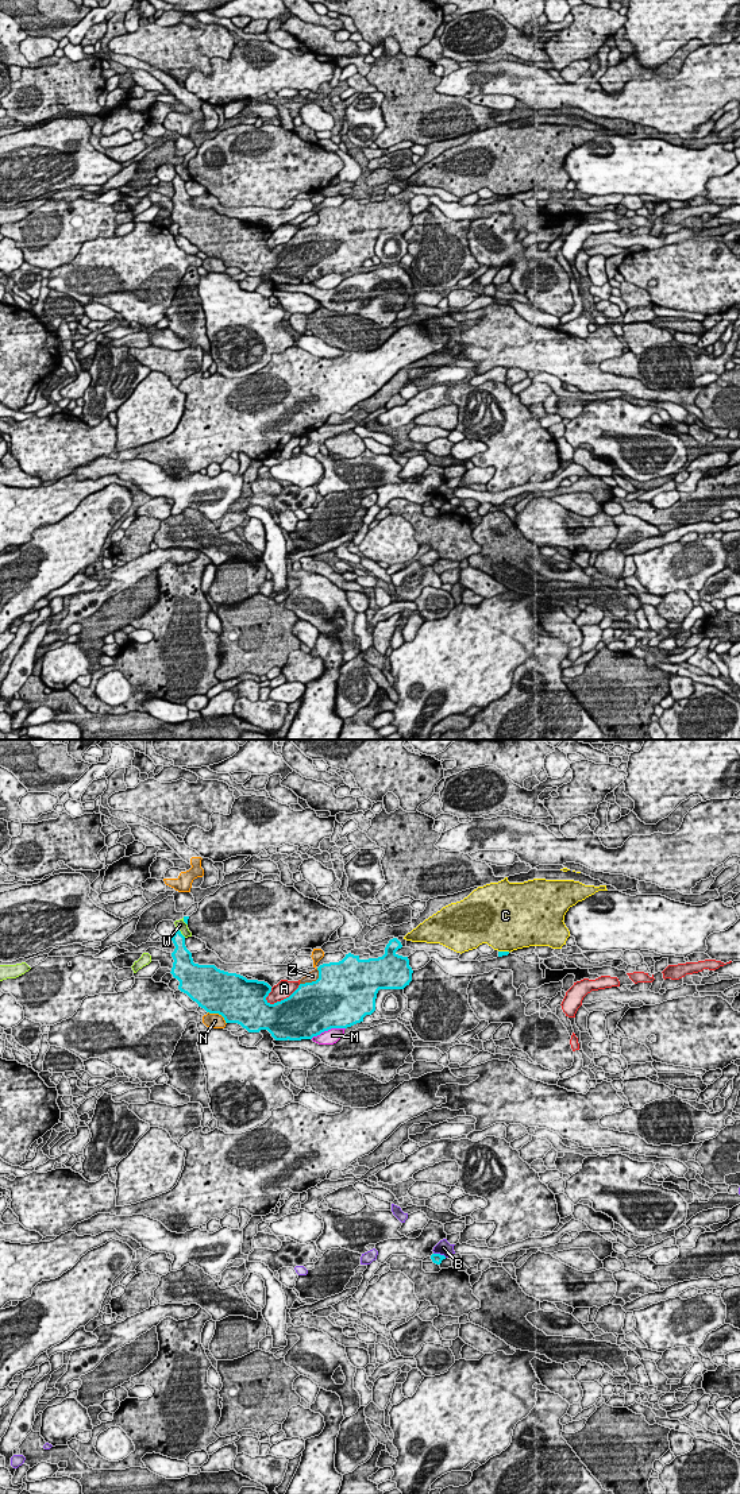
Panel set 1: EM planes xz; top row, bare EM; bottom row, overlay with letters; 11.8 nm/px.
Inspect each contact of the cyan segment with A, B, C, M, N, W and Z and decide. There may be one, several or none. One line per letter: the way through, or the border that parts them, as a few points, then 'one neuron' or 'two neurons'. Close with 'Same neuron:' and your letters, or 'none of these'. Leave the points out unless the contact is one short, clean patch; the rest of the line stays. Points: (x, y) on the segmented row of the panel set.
A: two neurons
B: border along xz (434, 1253), (446, 1257); two neurons
C: two neurons
M: two neurons
N: two neurons
W: two neurons
Z: two neurons
Same neuron: none of these

